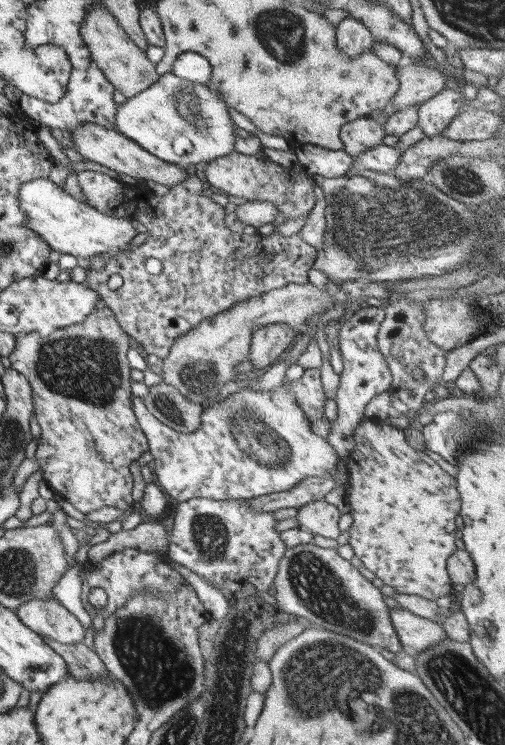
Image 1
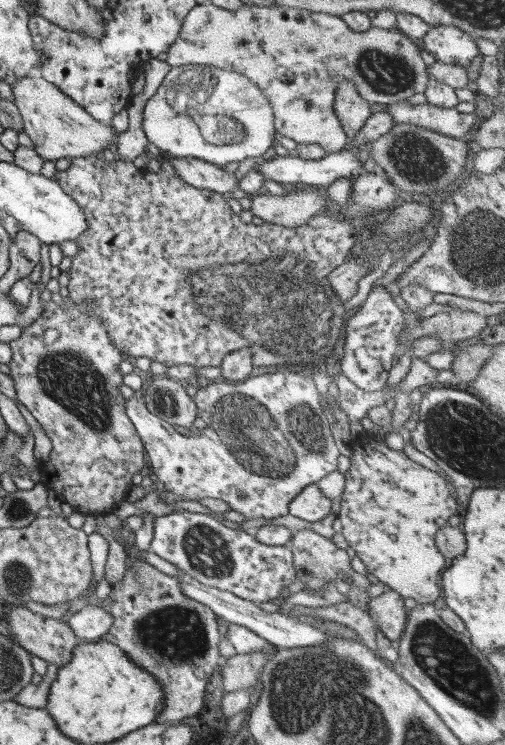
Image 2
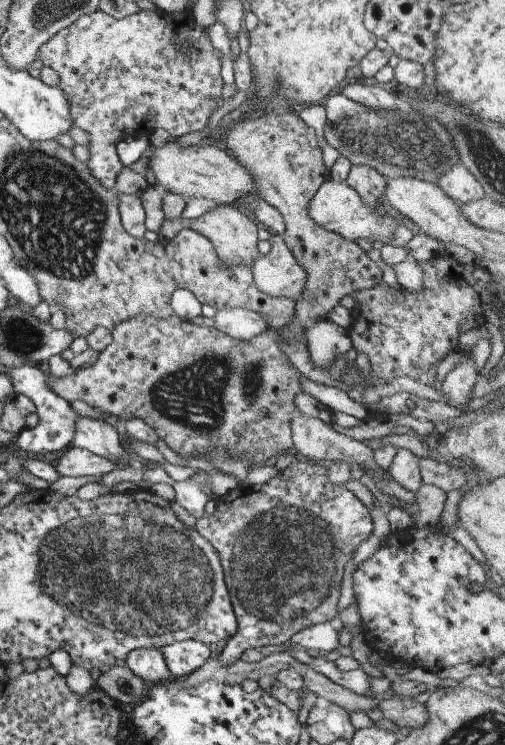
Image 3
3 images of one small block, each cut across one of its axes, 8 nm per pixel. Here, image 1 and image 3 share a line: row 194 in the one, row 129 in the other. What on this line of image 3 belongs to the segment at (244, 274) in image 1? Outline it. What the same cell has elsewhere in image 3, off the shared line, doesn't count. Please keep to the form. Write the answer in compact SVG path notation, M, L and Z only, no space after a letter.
M192 8L186 11L176 11L175 13L167 13L156 10L140 9L137 13L124 18L114 18L108 16L104 11L96 11L91 15L82 15L76 19L69 27L57 32L48 42L45 42L39 48L38 65L49 66L52 70L56 70L58 78L61 80L60 87L67 94L67 101L71 104L71 117L73 124L85 130L91 136L91 144L88 146L90 151L90 160L86 162L92 176L100 181L102 187L115 192L116 177L122 170L123 164L118 156L116 150L116 143L121 141L125 136L132 135L133 137L140 137L146 135L147 137L158 128L164 128L172 140L176 140L183 134L190 134L190 132L198 132L208 126L212 112L222 104L222 86L224 81L220 77L220 68L222 61L221 52L212 44L208 34L208 27L200 26L193 17Z

